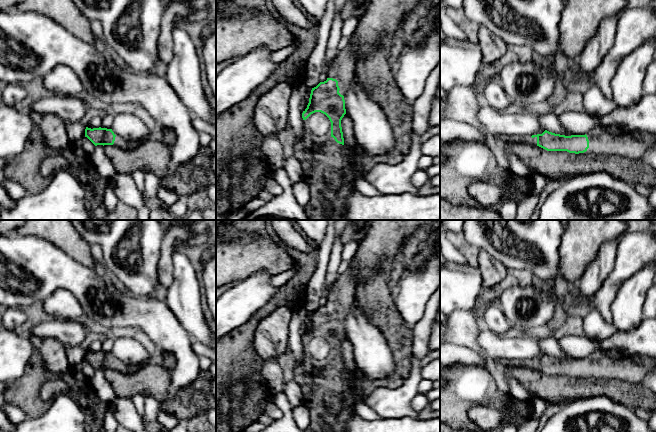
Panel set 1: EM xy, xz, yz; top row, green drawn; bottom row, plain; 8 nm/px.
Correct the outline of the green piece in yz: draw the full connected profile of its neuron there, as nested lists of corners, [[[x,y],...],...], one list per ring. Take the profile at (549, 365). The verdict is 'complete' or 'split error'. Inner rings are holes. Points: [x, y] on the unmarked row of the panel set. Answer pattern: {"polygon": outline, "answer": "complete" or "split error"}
{"polygon": [[[598,349],[585,359],[565,360],[545,354],[531,361],[497,358],[494,362],[503,367],[527,367],[547,375],[620,379],[629,383],[639,383],[649,371],[656,370],[655,358],[643,355],[631,357],[616,349]]], "answer": "split error"}

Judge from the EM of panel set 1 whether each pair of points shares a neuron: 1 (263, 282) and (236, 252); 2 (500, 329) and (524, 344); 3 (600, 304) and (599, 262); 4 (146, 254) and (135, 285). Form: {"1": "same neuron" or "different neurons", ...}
{"1": "different neurons", "2": "different neurons", "3": "different neurons", "4": "same neuron"}

